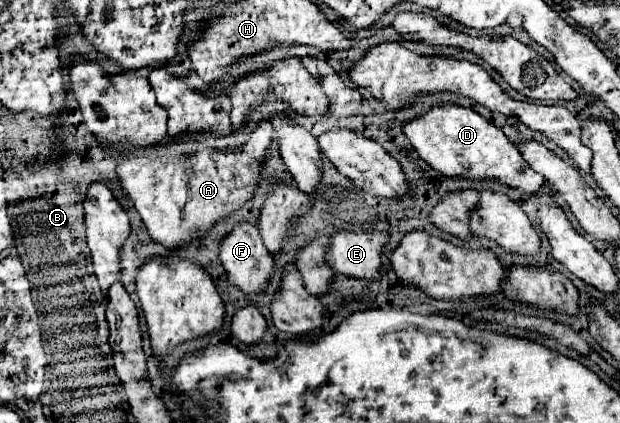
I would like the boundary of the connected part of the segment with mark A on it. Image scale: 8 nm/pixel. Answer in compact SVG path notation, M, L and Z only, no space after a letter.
M261 120L249 134L249 140L231 150L207 148L199 140L193 140L197 144L193 154L167 156L165 144L139 148L137 156L119 158L117 178L121 190L133 200L135 210L141 214L151 238L167 250L175 250L193 238L201 238L211 224L251 200L259 164L267 156L271 138L271 126Z

